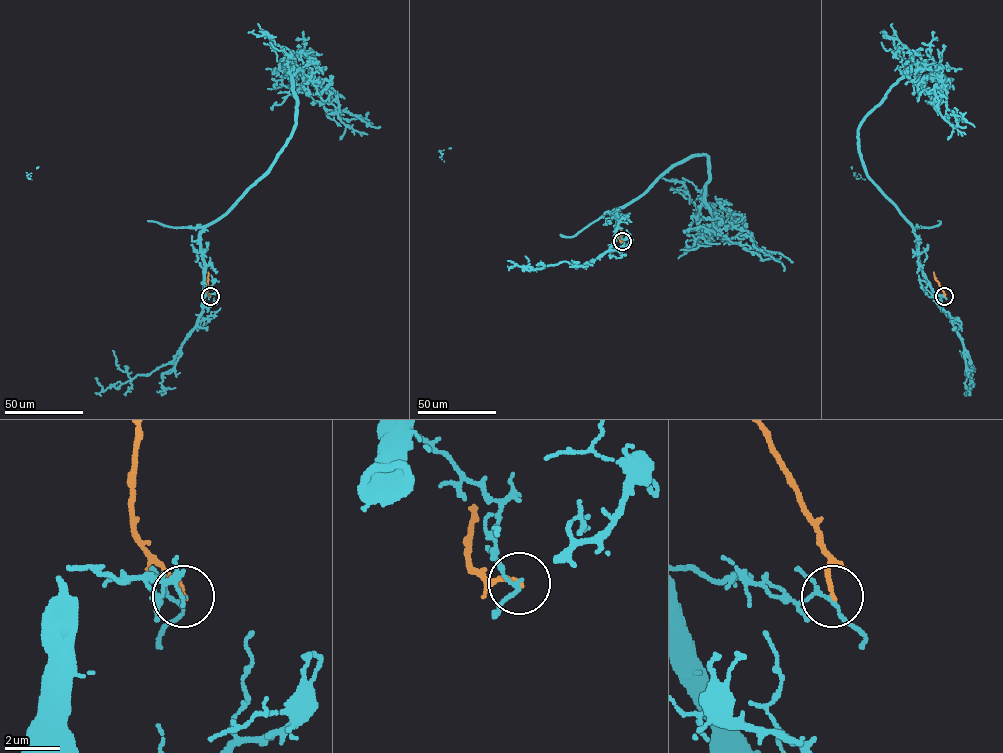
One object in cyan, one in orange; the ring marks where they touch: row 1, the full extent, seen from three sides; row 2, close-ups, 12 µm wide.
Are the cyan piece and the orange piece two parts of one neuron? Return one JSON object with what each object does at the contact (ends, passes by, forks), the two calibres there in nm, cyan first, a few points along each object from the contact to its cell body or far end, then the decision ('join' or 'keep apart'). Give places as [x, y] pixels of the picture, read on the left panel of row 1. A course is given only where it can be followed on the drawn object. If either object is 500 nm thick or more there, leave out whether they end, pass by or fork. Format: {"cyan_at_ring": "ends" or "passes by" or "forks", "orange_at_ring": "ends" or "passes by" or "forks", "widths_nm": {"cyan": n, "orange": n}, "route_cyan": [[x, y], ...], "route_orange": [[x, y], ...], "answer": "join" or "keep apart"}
{"cyan_at_ring": "forks", "orange_at_ring": "ends", "widths_nm": {"cyan": 100, "orange": 170}, "route_cyan": [[210, 296], [203, 293], [201, 232], [268, 170], [290, 136], [297, 71], [331, 87], [338, 117], [367, 134]], "route_orange": [[210, 296], [208, 272]], "answer": "keep apart"}

